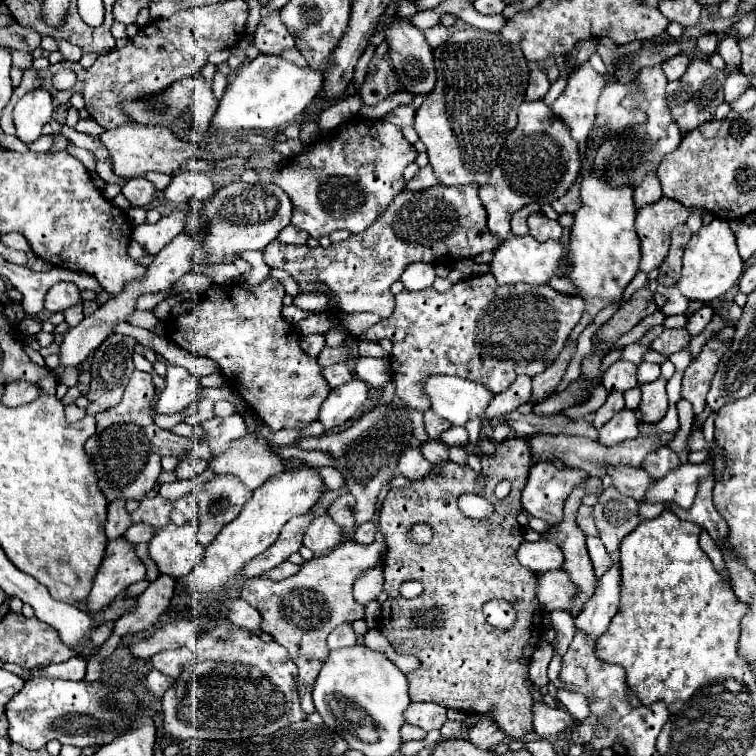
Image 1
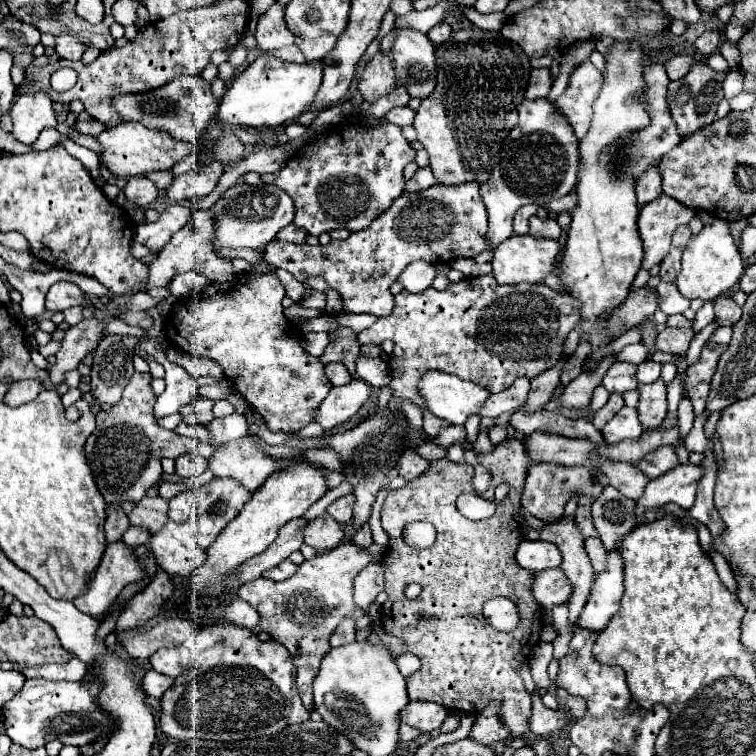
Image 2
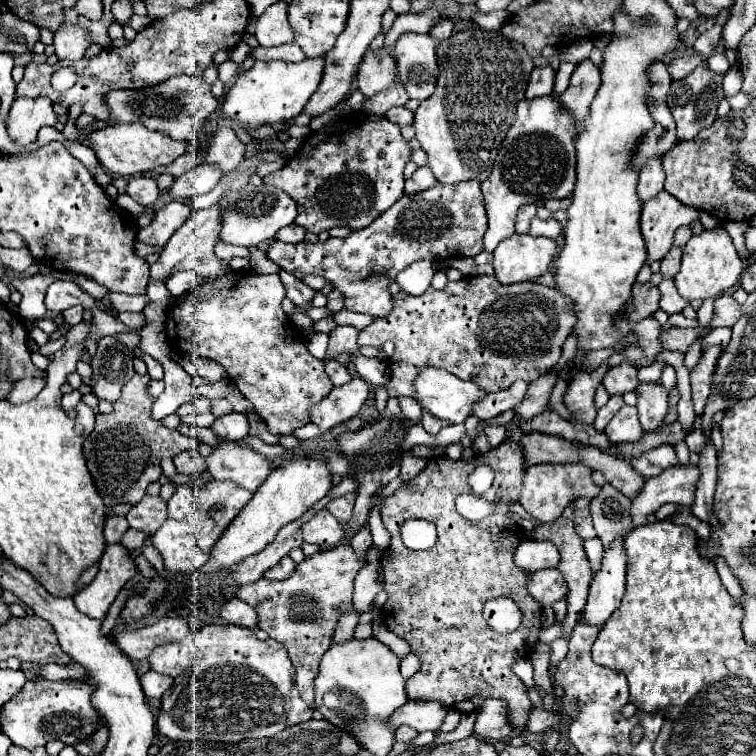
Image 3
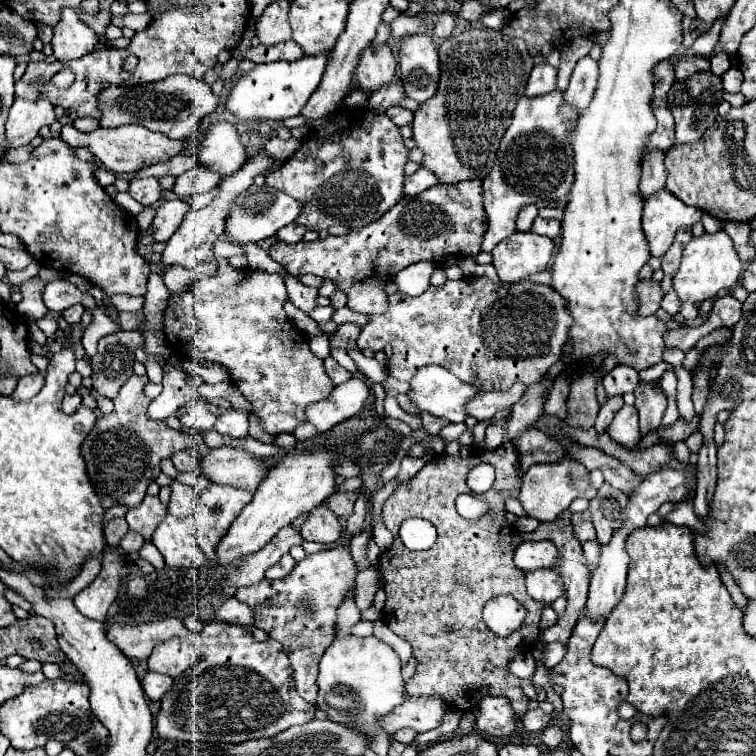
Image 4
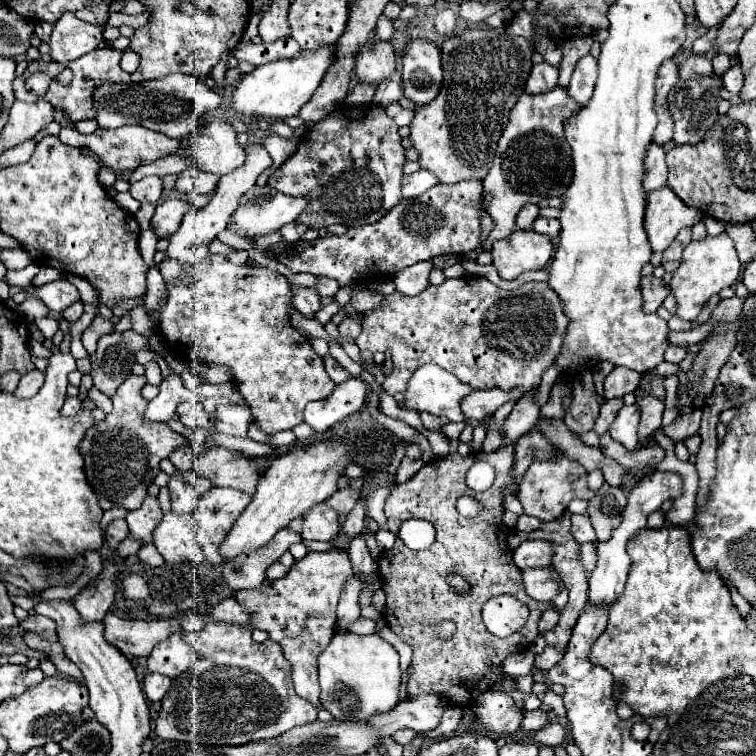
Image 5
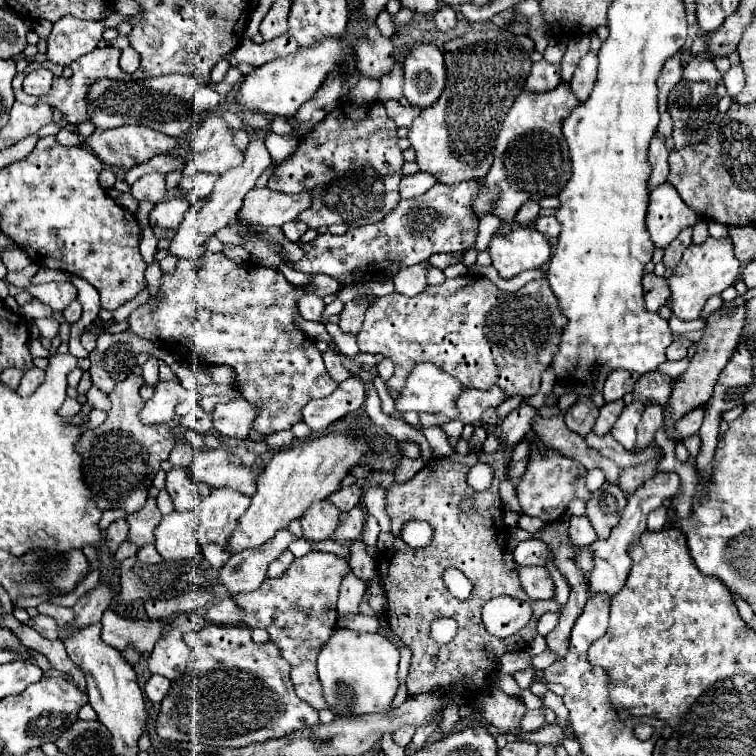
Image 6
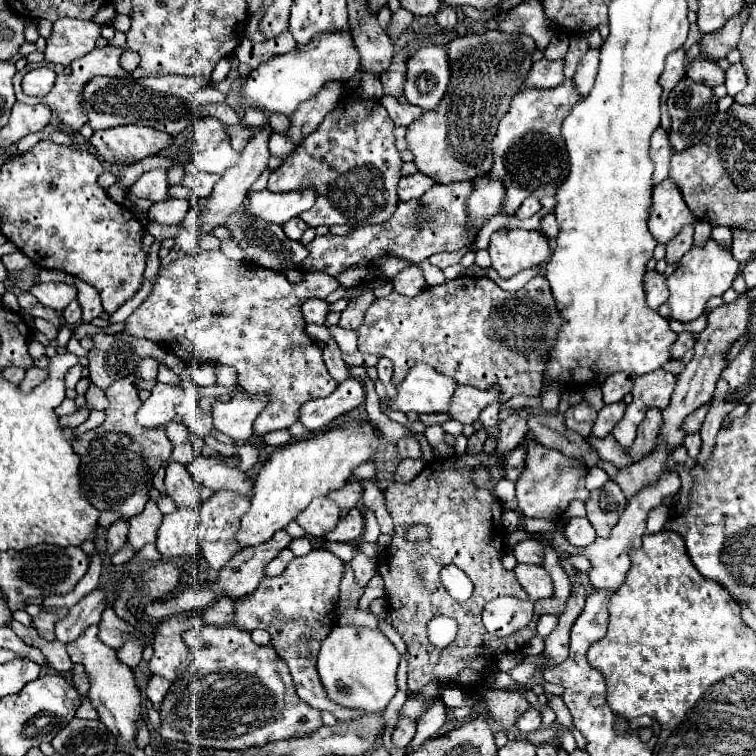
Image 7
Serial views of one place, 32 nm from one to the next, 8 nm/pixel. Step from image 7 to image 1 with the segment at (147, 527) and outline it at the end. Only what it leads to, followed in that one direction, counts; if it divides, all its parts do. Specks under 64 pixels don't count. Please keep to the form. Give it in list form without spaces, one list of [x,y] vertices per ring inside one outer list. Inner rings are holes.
[[[162,496],[154,498],[142,498],[140,506],[130,514],[134,524],[150,524],[154,530],[160,530],[164,524],[170,522],[170,500],[164,500]]]

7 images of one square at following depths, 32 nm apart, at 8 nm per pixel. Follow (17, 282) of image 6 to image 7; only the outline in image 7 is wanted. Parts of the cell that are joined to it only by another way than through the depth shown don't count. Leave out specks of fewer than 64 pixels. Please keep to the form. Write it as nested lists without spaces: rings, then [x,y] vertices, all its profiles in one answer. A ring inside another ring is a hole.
[[[52,282],[52,284],[36,284],[30,290],[42,306],[48,306],[56,312],[62,312],[74,298],[76,298],[76,288],[68,286],[64,282]]]

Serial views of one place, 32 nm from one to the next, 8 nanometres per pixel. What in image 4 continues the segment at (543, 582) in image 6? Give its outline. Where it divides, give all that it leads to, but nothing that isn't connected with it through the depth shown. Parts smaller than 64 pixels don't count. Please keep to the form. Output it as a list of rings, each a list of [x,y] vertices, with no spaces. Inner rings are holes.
[[[540,568],[534,572],[526,572],[526,590],[534,600],[540,600],[544,604],[552,604],[566,588],[560,580],[560,576],[552,568]]]

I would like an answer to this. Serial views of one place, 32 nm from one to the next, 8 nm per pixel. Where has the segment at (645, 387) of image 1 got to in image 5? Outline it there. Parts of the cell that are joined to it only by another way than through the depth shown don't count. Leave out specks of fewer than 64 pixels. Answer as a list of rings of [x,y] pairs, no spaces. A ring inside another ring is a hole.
[[[636,392],[638,396],[638,404],[642,408],[642,418],[640,418],[640,426],[638,426],[638,444],[646,446],[654,432],[660,428],[662,424],[662,412],[664,412],[664,402],[656,400],[654,396],[644,396],[642,392]]]

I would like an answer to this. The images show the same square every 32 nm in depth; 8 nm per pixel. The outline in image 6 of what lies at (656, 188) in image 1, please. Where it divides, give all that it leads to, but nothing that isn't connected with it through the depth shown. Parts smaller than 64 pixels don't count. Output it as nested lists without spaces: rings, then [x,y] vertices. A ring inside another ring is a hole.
[[[654,134],[652,142],[650,142],[650,152],[648,152],[648,160],[652,164],[652,174],[650,174],[650,188],[660,186],[662,182],[666,182],[668,178],[668,144],[662,136]]]

